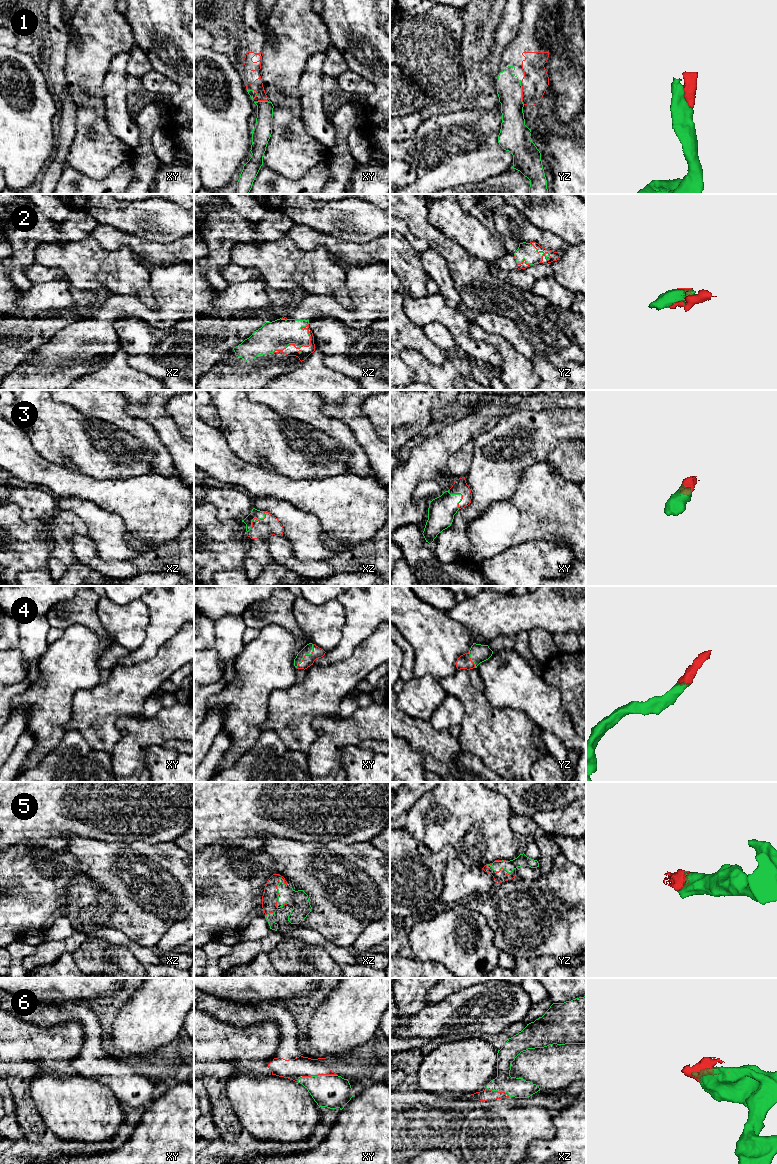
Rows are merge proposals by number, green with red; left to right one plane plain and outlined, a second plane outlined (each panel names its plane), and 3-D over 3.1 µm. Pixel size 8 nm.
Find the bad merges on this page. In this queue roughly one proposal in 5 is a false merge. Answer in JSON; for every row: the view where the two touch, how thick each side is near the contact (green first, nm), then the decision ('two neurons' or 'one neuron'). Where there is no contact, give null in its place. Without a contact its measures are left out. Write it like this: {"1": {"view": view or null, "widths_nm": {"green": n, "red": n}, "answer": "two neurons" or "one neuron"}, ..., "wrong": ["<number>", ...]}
{"1": {"view": "yz", "widths_nm": {"green": 200, "red": 200}, "answer": "one neuron"}, "2": {"view": "xz", "widths_nm": {"green": 240, "red": 90}, "answer": "one neuron"}, "3": {"view": "xz", "widths_nm": {"green": 70, "red": 160}, "answer": "one neuron"}, "4": {"view": "xy", "widths_nm": {"green": 80, "red": 90}, "answer": "one neuron"}, "5": {"view": "xz", "widths_nm": {"green": 150, "red": 130}, "answer": "one neuron"}, "6": {"view": "xy", "widths_nm": {"green": 280, "red": 170}, "answer": "one neuron"}, "wrong": []}

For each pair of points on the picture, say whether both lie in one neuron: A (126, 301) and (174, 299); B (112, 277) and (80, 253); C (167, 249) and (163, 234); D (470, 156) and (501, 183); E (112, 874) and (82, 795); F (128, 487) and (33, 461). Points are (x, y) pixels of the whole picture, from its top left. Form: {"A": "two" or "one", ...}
{"A": "one", "B": "one", "C": "two", "D": "two", "E": "two", "F": "one"}

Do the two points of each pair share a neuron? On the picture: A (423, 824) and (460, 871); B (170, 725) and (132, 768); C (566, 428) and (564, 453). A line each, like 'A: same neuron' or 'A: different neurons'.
A: different neurons
B: same neuron
C: different neurons

